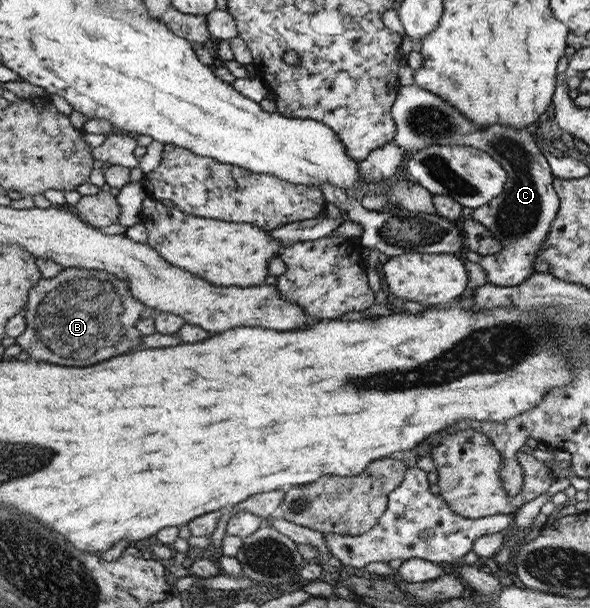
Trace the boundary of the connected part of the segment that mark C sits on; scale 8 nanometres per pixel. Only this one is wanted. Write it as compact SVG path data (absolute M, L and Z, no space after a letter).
M419 85L402 86L393 116L398 127L394 144L406 153L413 154L433 144L457 144L482 150L502 163L507 172L505 188L489 203L474 209L472 218L491 230L504 249L482 256L479 264L485 269L488 282L495 286L515 286L537 273L531 264L538 259L538 250L548 237L561 205L554 189L552 155L556 150L535 138L533 129L528 127L516 129L500 124L480 127L451 103Z

